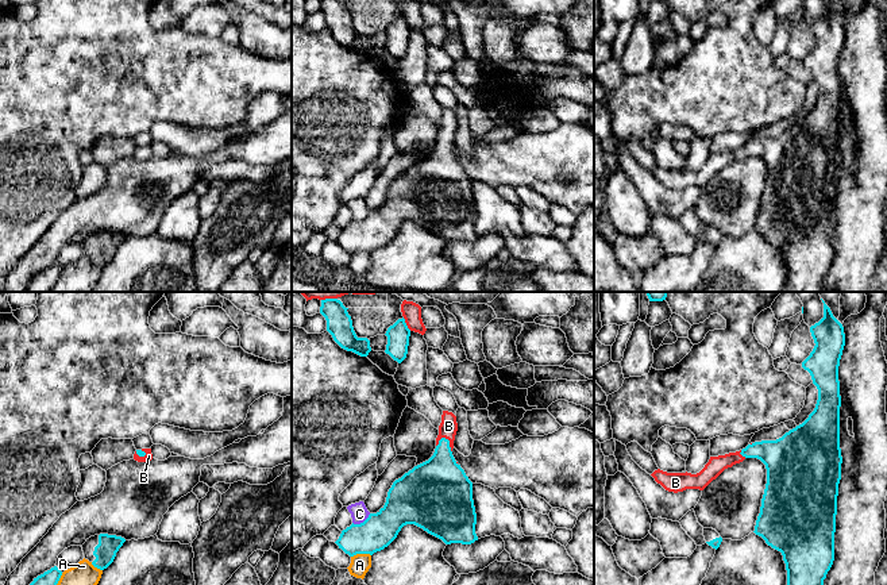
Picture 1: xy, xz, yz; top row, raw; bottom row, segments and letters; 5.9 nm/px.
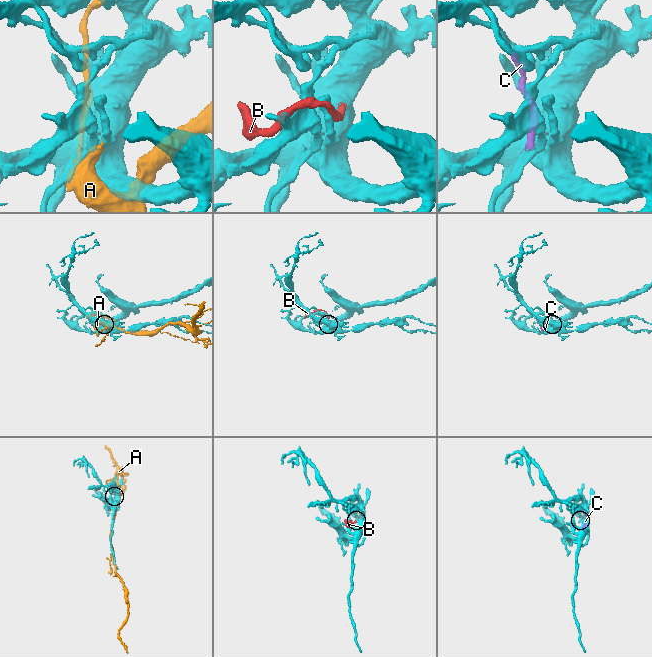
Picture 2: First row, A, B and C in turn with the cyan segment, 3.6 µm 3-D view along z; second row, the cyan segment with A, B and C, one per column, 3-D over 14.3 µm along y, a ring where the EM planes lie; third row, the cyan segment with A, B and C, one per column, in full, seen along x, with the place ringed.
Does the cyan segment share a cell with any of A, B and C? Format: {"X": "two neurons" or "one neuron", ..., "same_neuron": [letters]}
{"A": "two neurons", "B": "one neuron", "C": "two neurons", "same_neuron": ["B"]}

